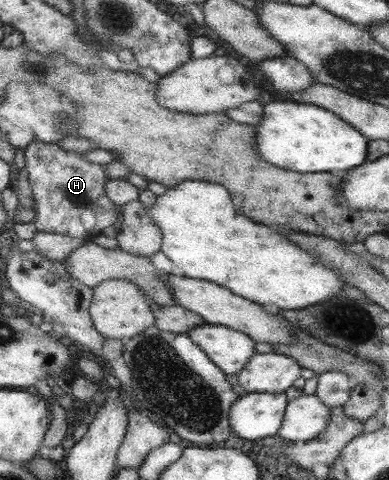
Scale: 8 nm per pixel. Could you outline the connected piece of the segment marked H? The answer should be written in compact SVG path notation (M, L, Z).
M34 141L24 148L24 169L27 171L31 195L35 202L35 220L32 223L37 232L61 234L91 242L102 229L113 226L119 219L119 208L105 196L105 181L109 176L105 174L104 165L89 163L81 155L81 152L64 150L55 142Z

